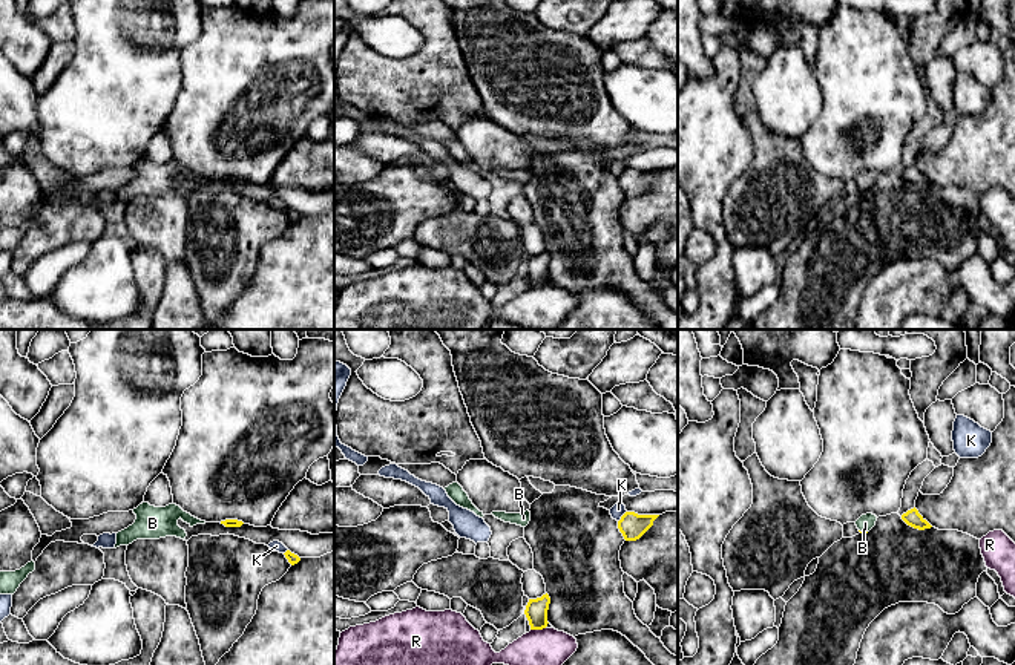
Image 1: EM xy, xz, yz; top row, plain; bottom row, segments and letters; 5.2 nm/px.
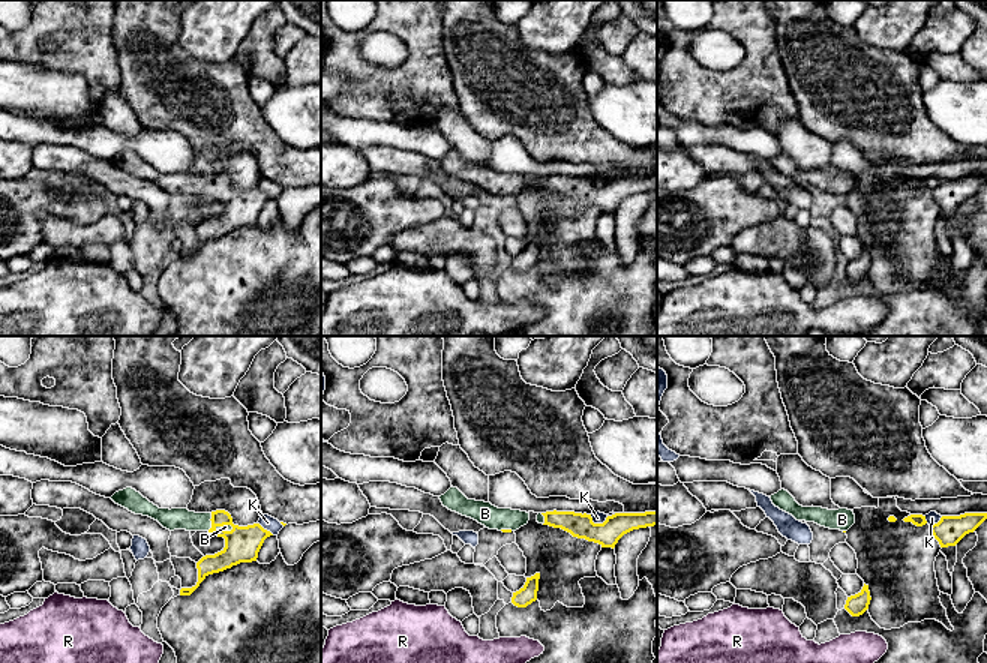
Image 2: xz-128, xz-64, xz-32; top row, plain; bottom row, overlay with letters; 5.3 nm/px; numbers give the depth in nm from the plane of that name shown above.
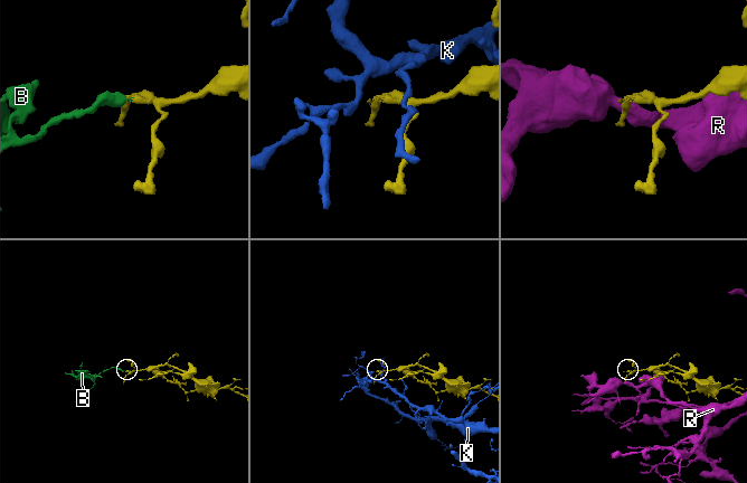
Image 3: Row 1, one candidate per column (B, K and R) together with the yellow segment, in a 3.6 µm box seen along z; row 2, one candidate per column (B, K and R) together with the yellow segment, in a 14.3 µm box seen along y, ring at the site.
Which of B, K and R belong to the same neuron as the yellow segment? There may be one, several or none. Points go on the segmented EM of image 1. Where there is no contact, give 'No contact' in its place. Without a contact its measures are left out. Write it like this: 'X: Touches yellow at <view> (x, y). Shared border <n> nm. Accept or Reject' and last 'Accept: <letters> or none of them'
B: Touches yellow at yz (863, 532). Shared border 50 nm. Accept
K: Touches yellow at xz (621, 517). Shared border 80 nm. Reject
R: Touches yellow at xz (537, 628). Shared border 80 nm. Reject
Accept: B

